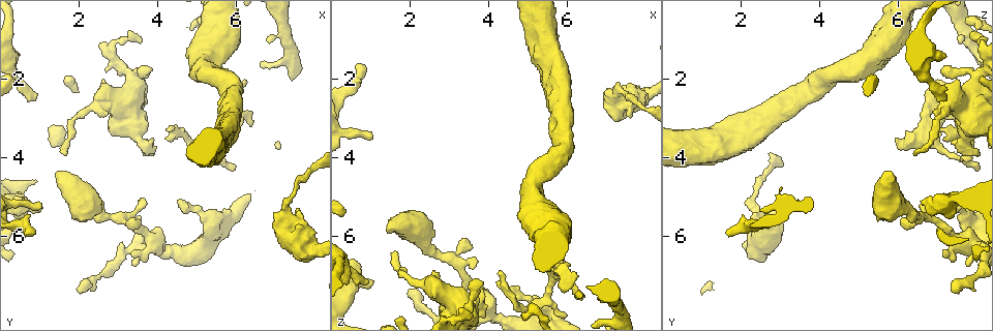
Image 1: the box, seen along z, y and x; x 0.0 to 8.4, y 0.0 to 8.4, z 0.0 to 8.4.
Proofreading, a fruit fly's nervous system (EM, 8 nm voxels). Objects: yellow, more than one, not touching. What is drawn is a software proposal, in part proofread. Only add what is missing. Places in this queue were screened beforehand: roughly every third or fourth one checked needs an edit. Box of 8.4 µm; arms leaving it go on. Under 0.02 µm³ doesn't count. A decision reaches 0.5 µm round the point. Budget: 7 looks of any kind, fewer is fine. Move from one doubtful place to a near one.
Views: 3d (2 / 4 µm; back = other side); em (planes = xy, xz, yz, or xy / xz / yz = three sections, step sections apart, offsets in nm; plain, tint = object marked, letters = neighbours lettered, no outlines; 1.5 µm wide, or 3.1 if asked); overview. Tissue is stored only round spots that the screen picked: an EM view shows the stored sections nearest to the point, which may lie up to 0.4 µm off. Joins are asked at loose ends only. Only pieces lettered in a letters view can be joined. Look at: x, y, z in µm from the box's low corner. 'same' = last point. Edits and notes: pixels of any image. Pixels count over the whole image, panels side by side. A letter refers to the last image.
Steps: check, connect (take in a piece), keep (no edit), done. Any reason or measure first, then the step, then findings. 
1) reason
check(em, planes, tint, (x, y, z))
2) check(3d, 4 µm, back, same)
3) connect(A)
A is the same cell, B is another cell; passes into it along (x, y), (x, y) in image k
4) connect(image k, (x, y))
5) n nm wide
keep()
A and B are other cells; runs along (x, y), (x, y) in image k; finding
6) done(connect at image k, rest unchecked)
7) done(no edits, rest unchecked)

an open end
check(3d, 2 µm, (1.90, 7.35, 7.45))

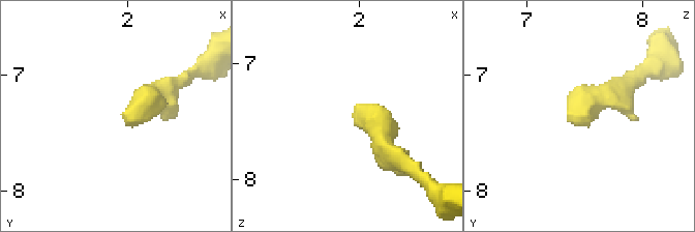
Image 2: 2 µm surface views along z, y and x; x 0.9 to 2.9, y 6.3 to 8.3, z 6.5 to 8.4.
now the EM
check(em, xy, step 4, tint, (1.94, 7.36, 7.42))

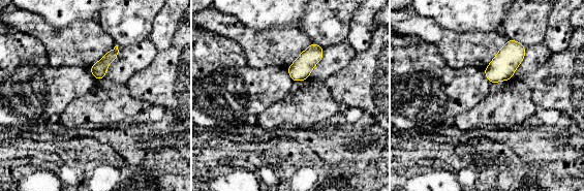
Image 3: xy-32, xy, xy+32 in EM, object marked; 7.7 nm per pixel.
check(em, planes, letters, same)

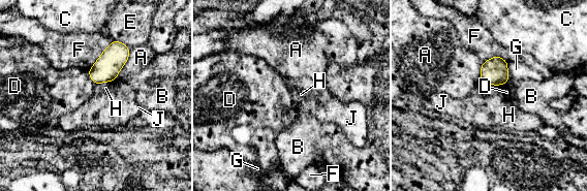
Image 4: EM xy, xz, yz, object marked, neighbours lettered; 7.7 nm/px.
200 nm wide
keep()
A, B, C, D, E, F, G, H and J are other cells; border along (87, 71), (95, 84) in image 4; no lettered piece goes on from it

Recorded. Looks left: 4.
stops while still wide
check(em, planes, letters, (1.15, 5.30, 7.20))

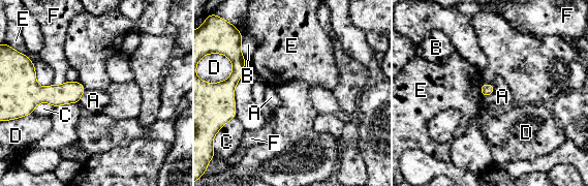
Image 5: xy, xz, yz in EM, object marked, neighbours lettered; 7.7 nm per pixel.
keep()
A, B, C, D, E and F are other cells; border along (494, 84), (494, 90), (483, 97) in image 5; none of them fits

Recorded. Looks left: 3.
branch stops here
check(em, yz, step 4, letters, (3.35, 6.45, 7.10))

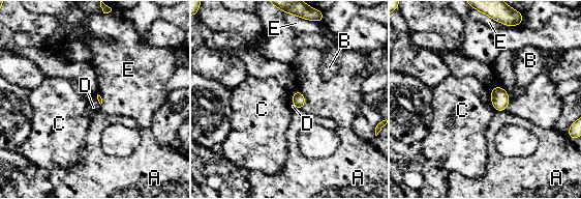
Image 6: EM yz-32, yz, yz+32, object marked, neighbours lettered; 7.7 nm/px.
check(em, planes, letters, same)

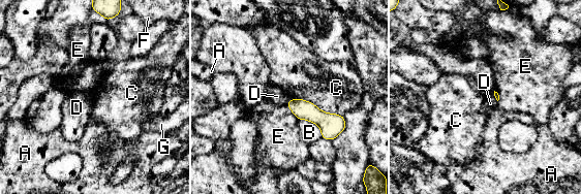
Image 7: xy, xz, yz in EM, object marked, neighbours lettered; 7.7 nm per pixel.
keep()
A, B, C, D, E, F and G are other cells; border along (292, 98), (285, 104) in image 7; no lettered piece goes on from it

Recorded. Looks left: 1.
done(no edits, rest unchecked)

